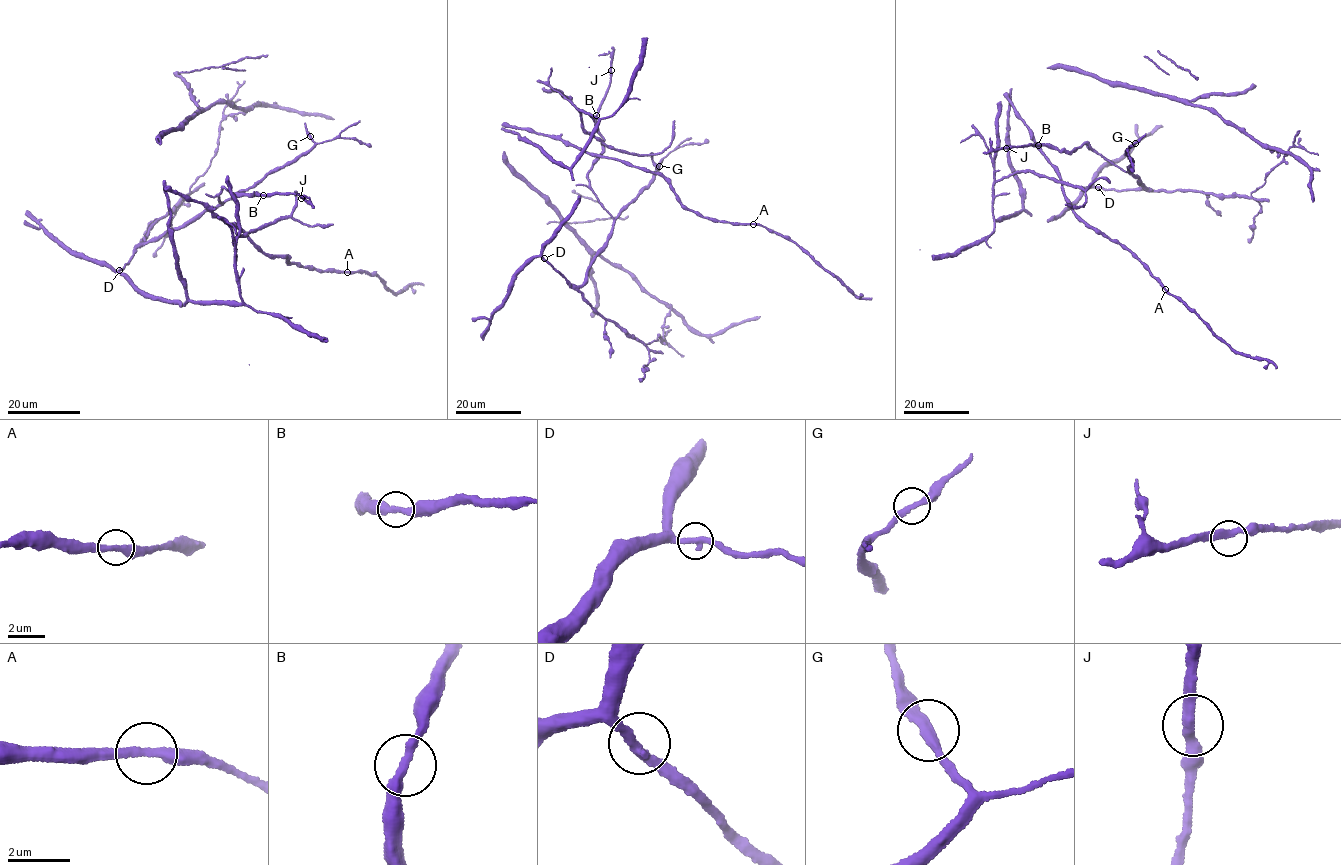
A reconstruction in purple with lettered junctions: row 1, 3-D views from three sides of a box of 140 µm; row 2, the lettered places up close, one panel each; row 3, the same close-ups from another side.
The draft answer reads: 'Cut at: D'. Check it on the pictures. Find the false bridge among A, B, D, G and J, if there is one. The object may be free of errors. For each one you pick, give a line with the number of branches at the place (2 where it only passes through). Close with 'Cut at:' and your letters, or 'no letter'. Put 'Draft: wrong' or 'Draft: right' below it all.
Cut at: no letter
Draft: wrong

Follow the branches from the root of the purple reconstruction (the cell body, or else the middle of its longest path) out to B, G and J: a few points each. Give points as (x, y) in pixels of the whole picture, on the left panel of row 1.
B: (167, 232), (223, 204), (218, 196), (222, 188), (234, 193), (263, 195)
G: (167, 232), (253, 187), (309, 150), (314, 143), (310, 136)
J: (167, 232), (223, 204), (218, 196), (225, 187), (248, 195), (292, 193), (301, 198)

